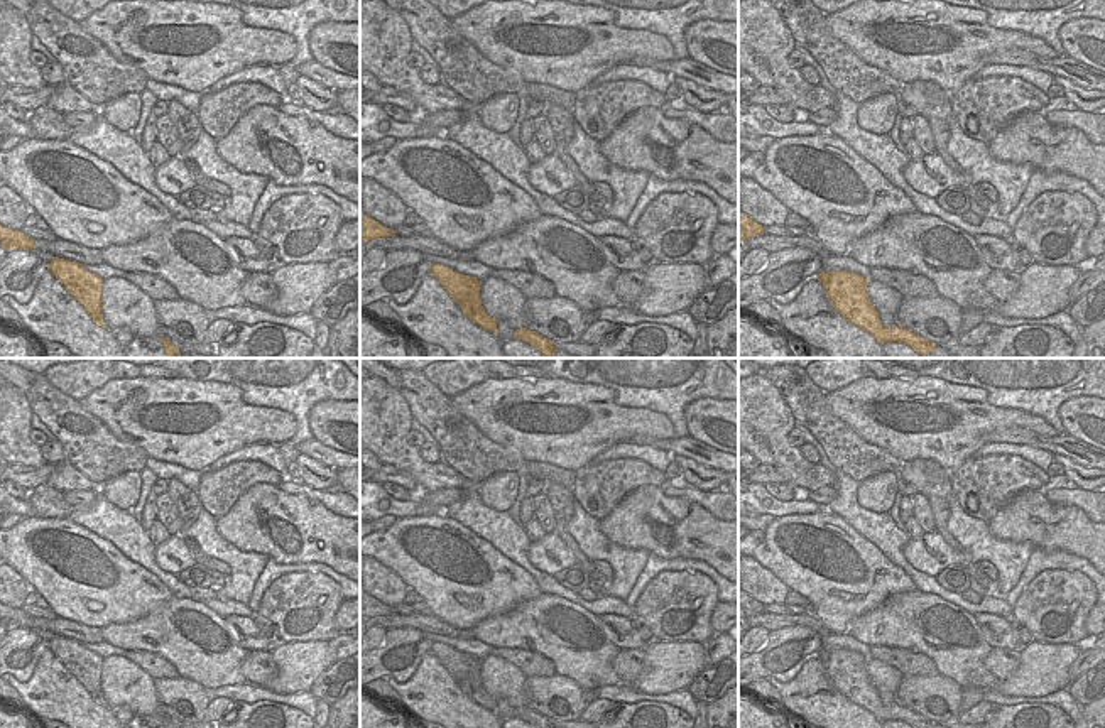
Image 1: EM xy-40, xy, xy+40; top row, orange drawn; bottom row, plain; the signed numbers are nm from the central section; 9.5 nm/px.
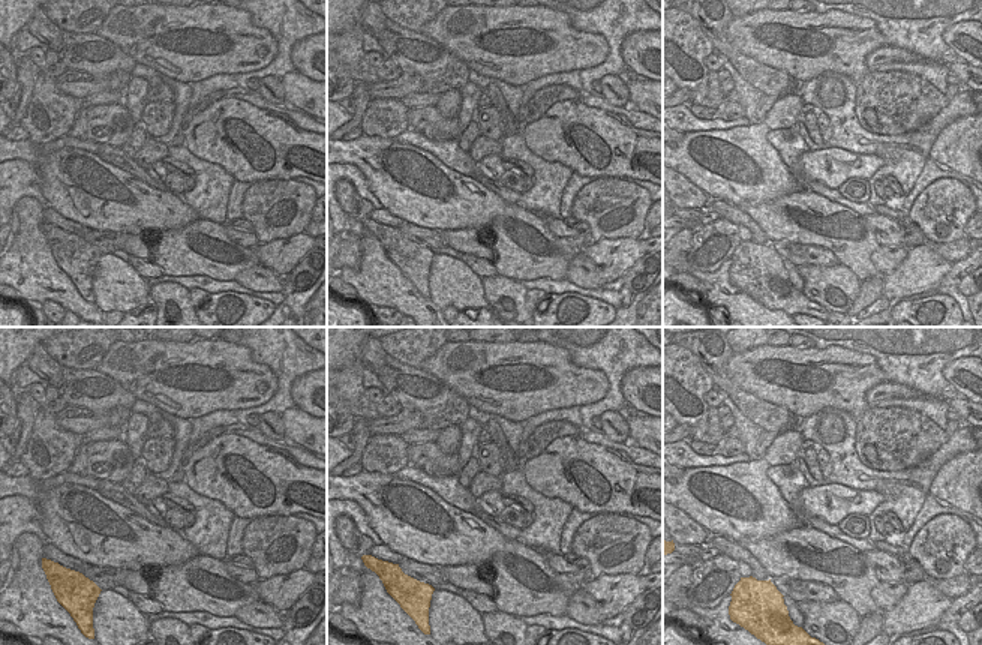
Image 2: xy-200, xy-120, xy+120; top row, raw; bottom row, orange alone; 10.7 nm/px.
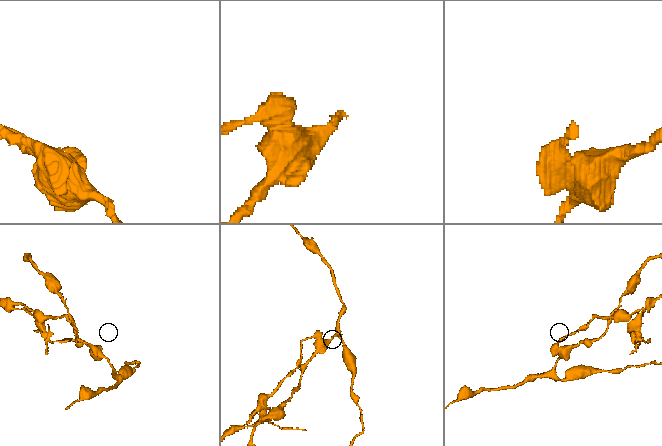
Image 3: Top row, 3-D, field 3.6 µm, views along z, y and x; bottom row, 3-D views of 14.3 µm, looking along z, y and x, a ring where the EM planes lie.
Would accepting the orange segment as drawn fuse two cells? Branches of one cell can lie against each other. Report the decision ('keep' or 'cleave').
cleave

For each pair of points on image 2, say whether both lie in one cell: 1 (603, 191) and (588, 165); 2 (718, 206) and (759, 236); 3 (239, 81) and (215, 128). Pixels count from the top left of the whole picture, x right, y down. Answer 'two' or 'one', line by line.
1: two
2: one
3: two

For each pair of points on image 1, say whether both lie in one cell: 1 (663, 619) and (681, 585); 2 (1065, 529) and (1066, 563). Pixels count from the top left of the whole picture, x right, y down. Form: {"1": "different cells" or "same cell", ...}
{"1": "same cell", "2": "different cells"}

